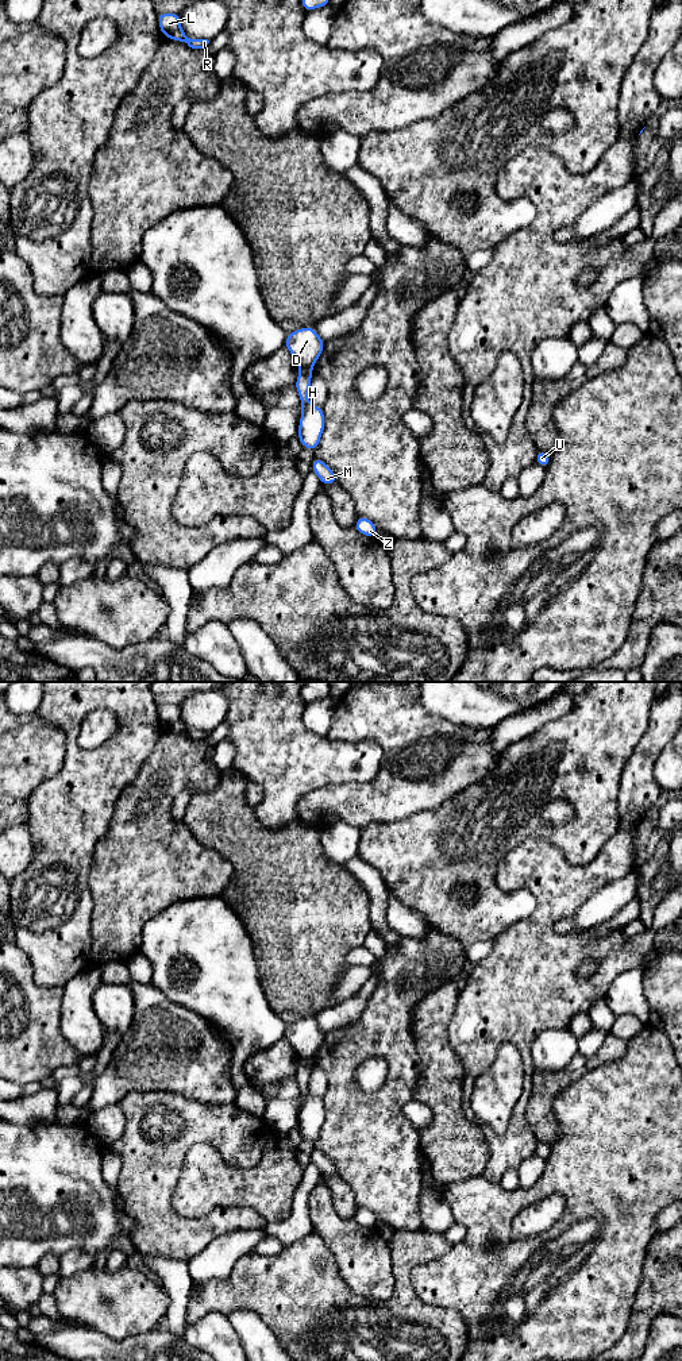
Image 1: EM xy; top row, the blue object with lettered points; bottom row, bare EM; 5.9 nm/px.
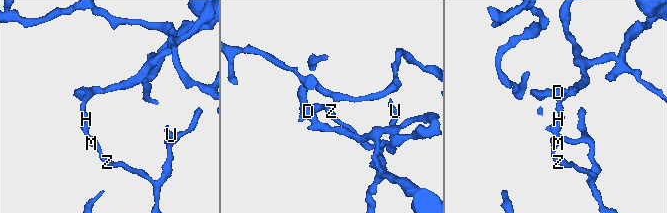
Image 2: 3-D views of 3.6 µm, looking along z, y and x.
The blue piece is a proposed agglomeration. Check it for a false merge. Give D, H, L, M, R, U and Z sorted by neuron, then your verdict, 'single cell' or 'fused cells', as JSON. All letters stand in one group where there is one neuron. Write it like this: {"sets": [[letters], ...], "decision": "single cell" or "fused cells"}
{"sets": [["D"], ["H", "L", "M", "R", "U", "Z"]], "decision": "fused cells"}

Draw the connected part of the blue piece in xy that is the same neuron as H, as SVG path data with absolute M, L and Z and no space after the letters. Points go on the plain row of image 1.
M301 1059L294 1079L303 1099L297 1130L300 1131L301 1138L315 1142L324 1123L325 1110L323 1098L311 1096L308 1091L312 1068L312 1060Z

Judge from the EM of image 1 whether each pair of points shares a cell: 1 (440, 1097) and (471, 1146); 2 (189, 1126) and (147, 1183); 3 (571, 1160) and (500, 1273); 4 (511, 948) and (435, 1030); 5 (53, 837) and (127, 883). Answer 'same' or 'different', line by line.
1: same
2: same
3: same
4: different
5: different

